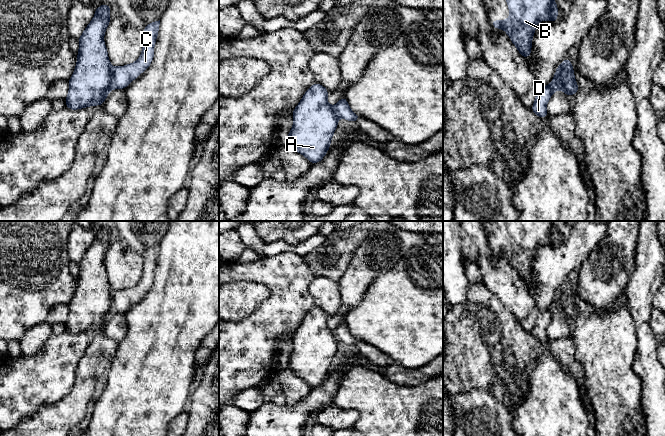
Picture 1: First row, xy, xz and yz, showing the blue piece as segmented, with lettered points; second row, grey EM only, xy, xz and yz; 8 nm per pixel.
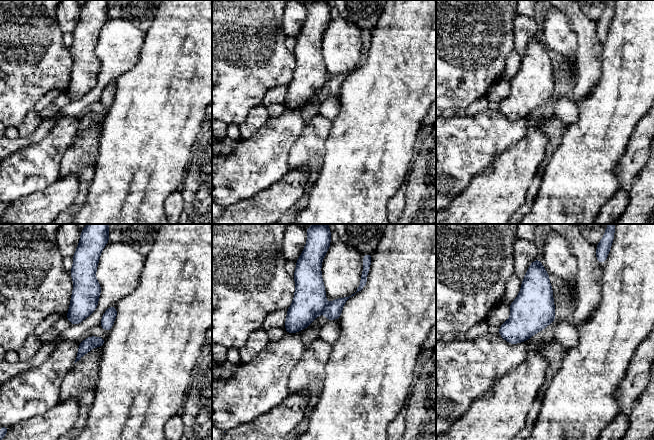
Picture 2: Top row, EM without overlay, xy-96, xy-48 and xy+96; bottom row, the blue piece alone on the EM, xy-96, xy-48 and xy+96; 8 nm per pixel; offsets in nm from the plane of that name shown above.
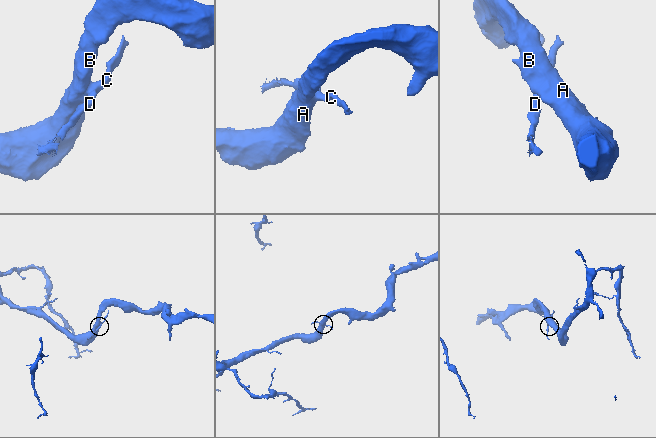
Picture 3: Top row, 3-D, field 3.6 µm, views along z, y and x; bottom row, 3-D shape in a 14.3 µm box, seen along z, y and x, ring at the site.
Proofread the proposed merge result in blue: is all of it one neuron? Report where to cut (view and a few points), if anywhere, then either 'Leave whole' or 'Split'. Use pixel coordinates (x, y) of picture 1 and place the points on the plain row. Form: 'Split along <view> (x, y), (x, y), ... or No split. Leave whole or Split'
Split along xy (113, 291), (111, 312). Split

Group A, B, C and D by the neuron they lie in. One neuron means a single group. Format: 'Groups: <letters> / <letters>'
Groups: A B / C D

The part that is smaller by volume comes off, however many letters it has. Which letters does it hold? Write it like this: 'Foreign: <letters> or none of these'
Foreign: C, D

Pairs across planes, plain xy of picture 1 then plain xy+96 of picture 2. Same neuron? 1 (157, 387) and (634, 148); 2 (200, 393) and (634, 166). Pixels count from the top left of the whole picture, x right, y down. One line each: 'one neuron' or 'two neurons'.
1: two neurons
2: two neurons

